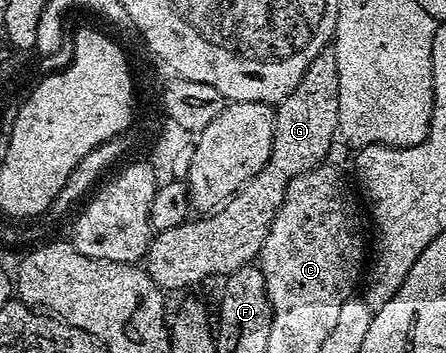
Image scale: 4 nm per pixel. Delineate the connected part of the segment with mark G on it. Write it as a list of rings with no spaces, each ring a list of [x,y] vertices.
[[[333,48],[323,49],[304,71],[304,79],[274,109],[274,138],[268,163],[235,191],[211,217],[187,219],[180,227],[154,233],[146,248],[144,268],[155,285],[163,291],[186,289],[209,277],[225,278],[237,268],[251,264],[264,247],[264,239],[276,219],[276,211],[284,203],[288,183],[309,169],[317,169],[330,153],[334,137],[339,136],[340,75]]]

